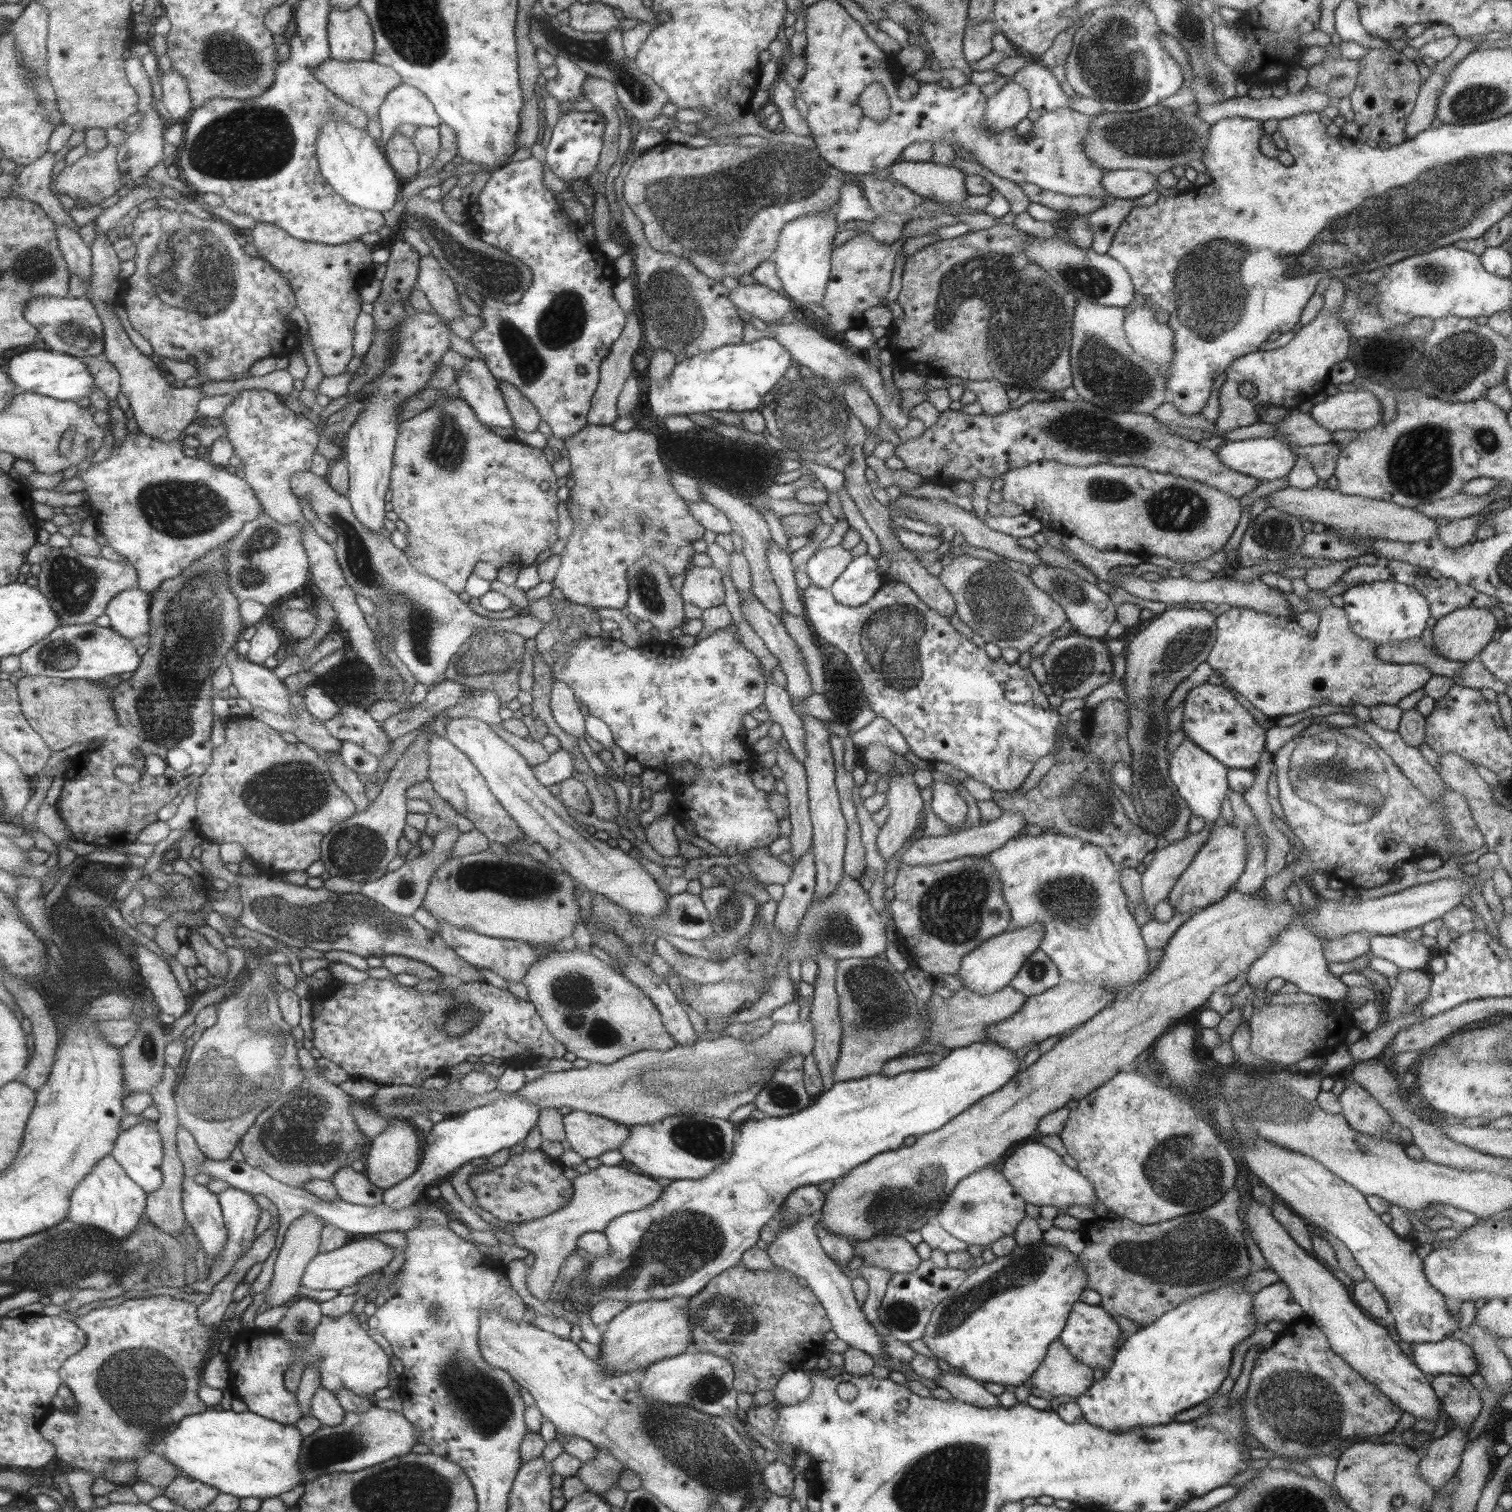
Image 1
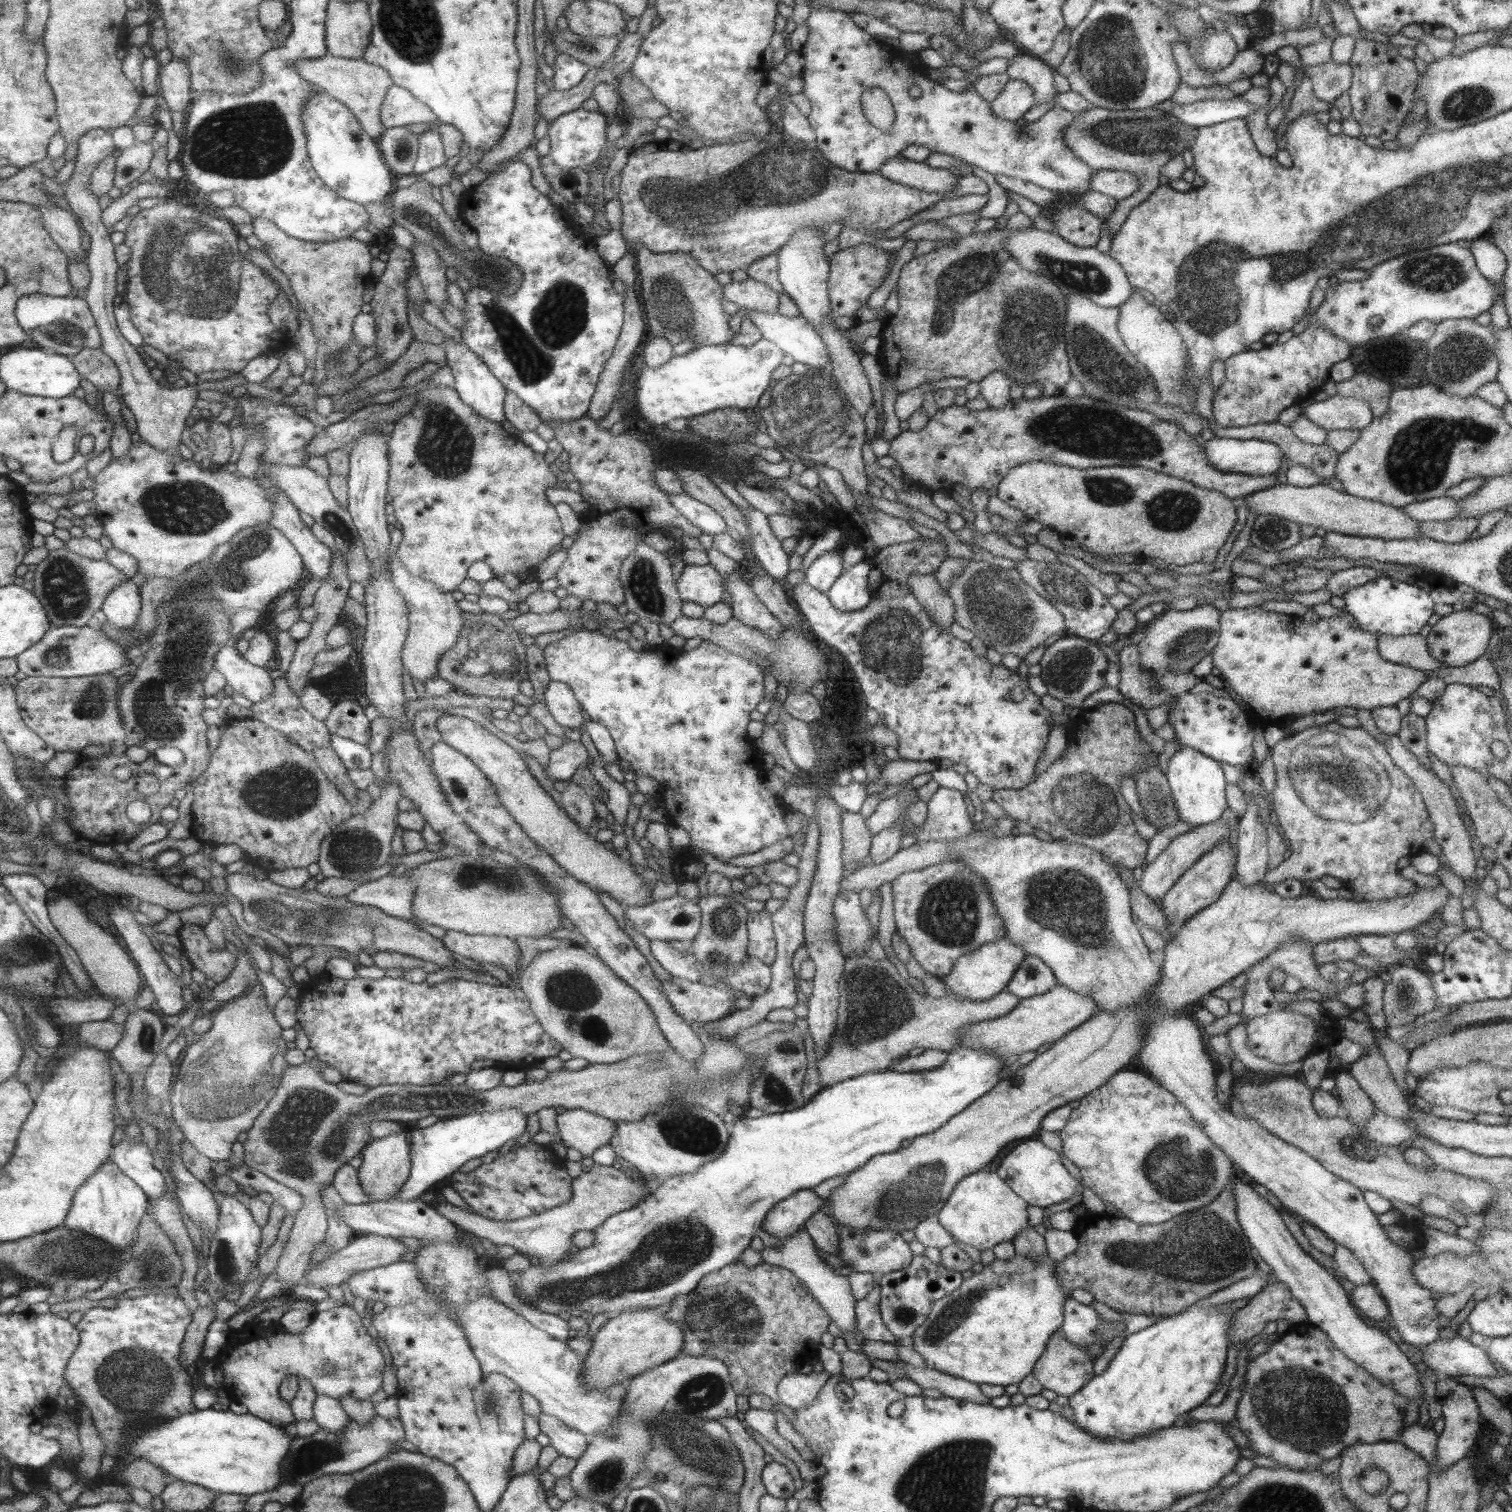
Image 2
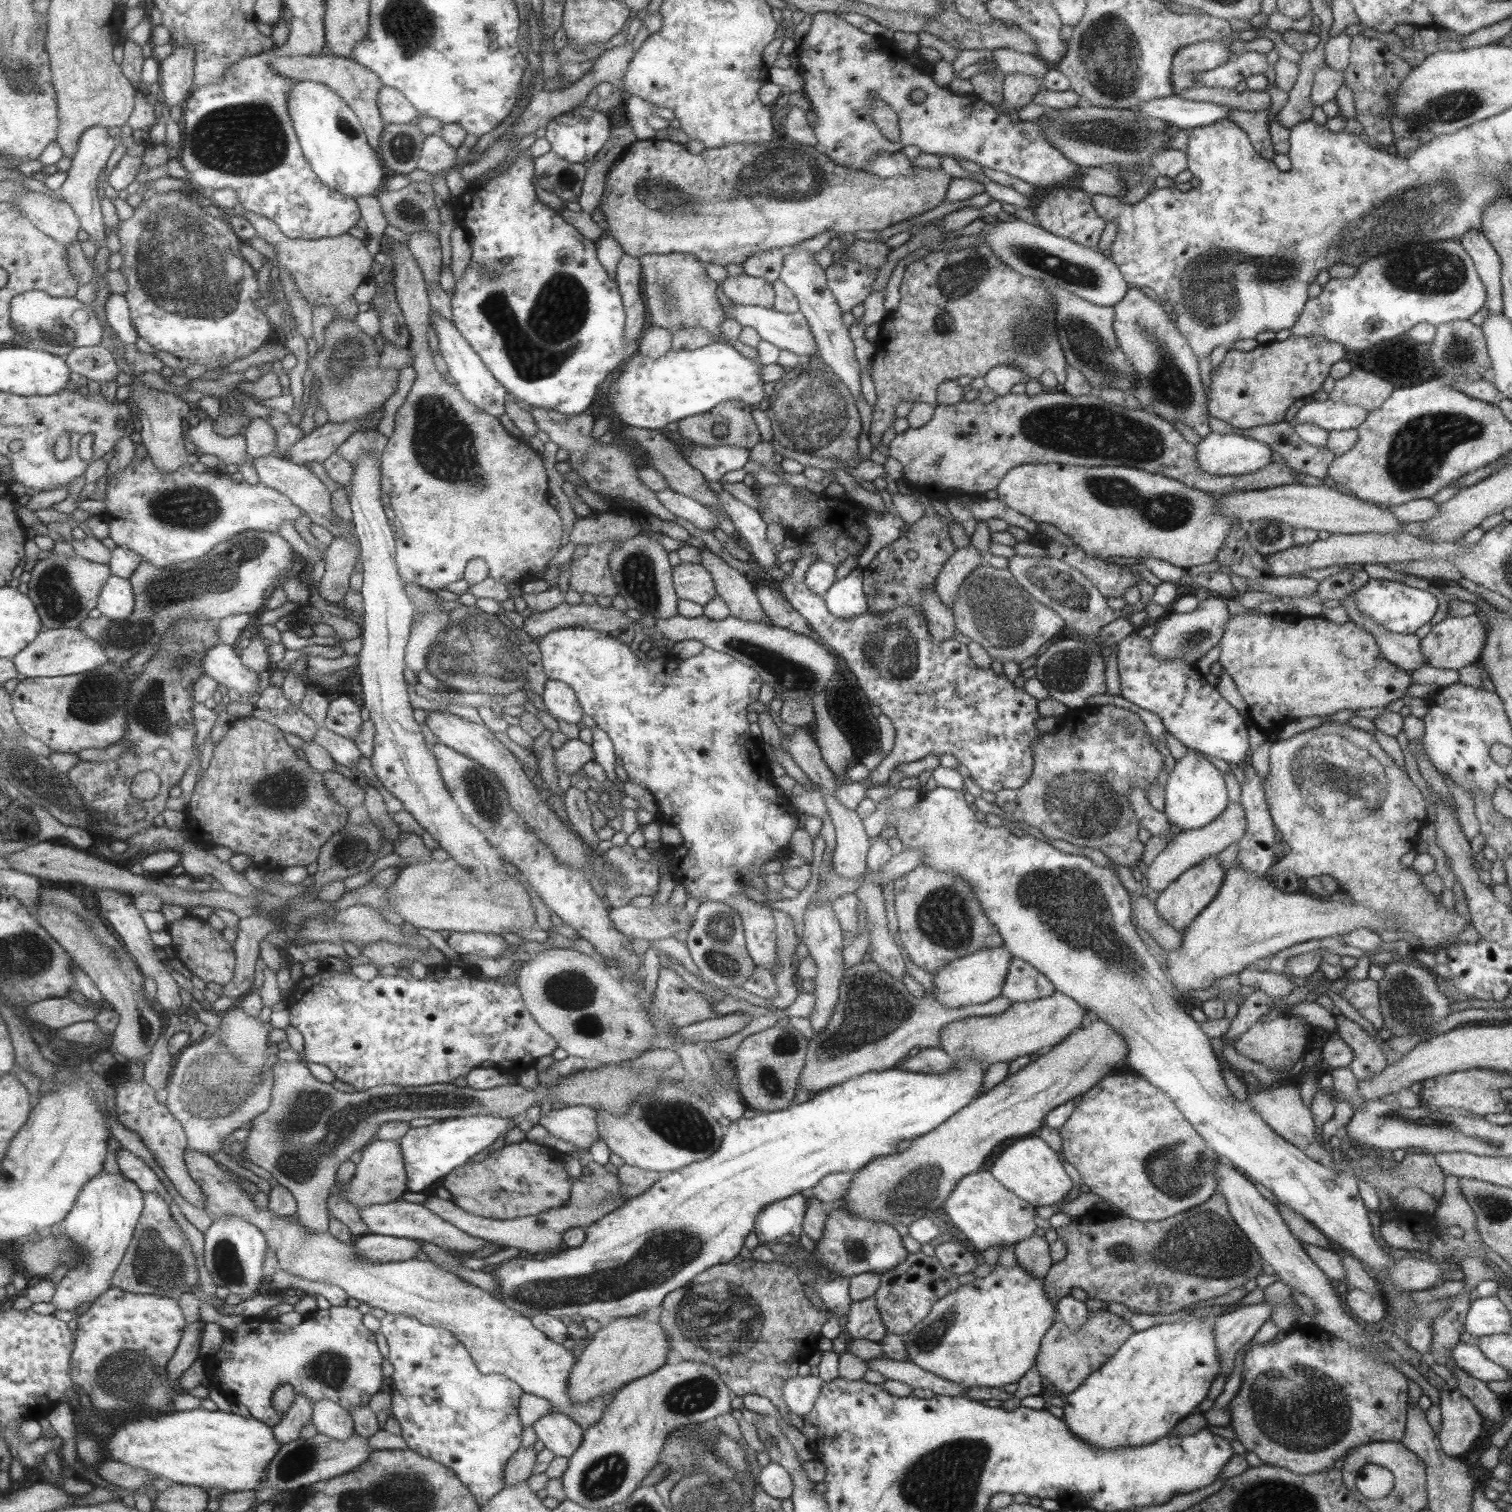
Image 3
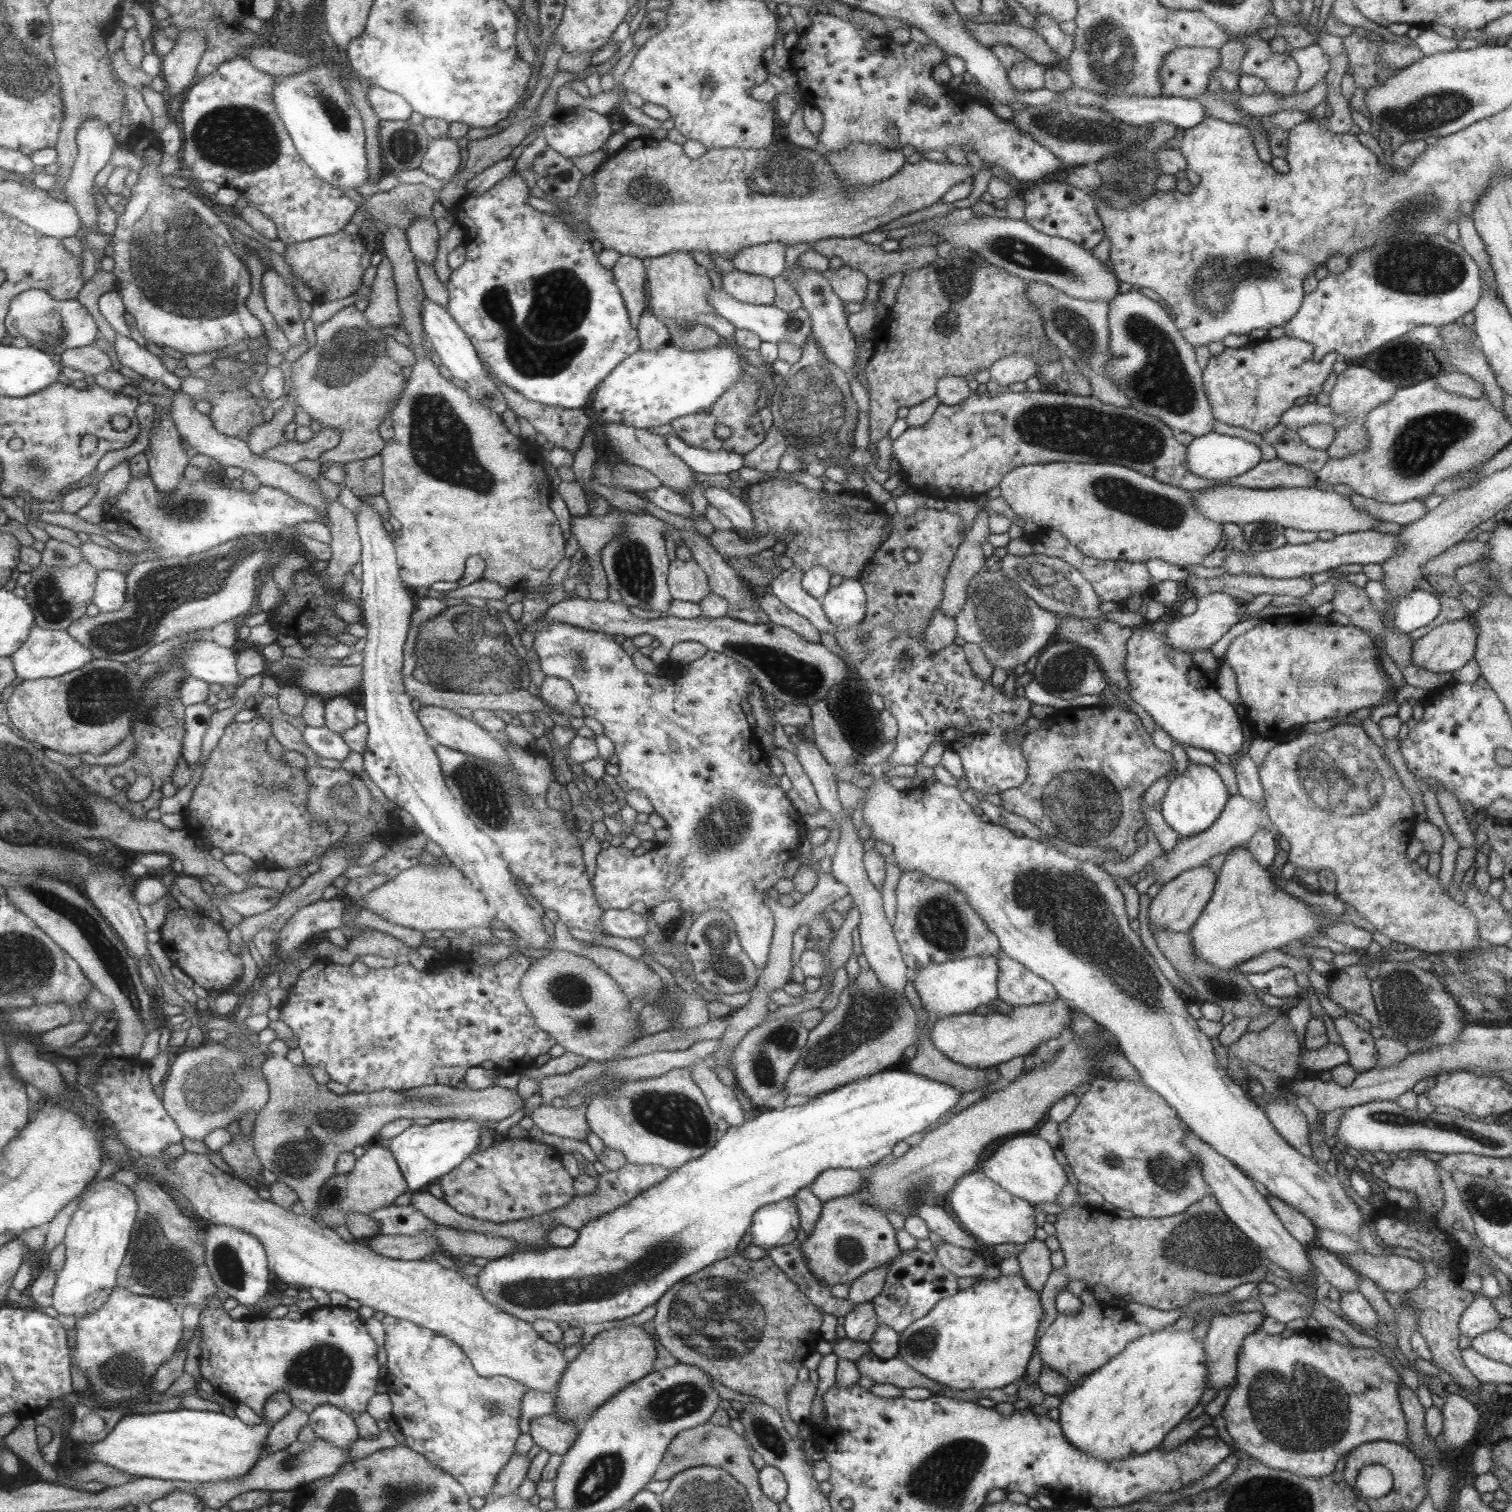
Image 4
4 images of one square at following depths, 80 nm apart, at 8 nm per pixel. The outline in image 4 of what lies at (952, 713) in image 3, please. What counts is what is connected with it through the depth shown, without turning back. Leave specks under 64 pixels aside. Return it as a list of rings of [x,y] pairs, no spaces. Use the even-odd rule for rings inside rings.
[[[796,566],[782,570],[771,579],[767,589],[773,596],[782,602],[795,614],[806,618],[818,631],[830,633],[835,640],[835,646],[847,653],[848,668],[852,669],[859,682],[865,686],[868,694],[877,694],[883,700],[883,708],[889,712],[896,721],[898,733],[896,734],[895,747],[883,763],[869,768],[869,774],[877,780],[886,778],[888,770],[897,765],[916,765],[920,762],[923,753],[929,750],[931,743],[943,743],[946,748],[953,749],[960,758],[967,786],[972,792],[986,794],[1000,794],[1011,788],[1022,786],[1027,777],[1027,765],[1024,756],[1021,756],[1020,745],[1015,747],[1005,745],[1003,739],[1007,732],[1013,732],[1021,728],[1025,720],[1029,718],[1029,708],[1032,704],[1025,698],[1018,698],[1013,694],[1007,698],[1001,692],[1001,688],[993,688],[991,680],[979,680],[973,675],[967,659],[965,659],[962,646],[951,644],[941,649],[935,655],[929,655],[923,645],[924,635],[911,637],[907,631],[895,633],[890,624],[878,624],[873,627],[871,633],[863,637],[863,641],[857,635],[858,624],[841,631],[828,621],[823,612],[819,599],[809,596],[800,585],[802,574]]]

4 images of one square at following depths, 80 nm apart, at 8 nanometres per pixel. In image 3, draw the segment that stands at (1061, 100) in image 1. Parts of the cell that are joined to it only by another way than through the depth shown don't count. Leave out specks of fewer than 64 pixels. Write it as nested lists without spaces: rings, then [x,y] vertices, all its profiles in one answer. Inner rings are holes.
[[[1010,48],[993,49],[992,58],[994,59],[994,64],[996,64],[996,70],[1004,75],[1018,72],[1026,75],[1035,75],[1040,78],[1040,81],[1052,66],[1039,56],[1020,53]]]

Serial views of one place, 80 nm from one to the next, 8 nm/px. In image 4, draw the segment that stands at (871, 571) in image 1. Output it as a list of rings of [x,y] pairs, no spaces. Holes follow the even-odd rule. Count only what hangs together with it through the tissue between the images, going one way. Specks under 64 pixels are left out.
[[[843,579],[819,600],[828,621],[841,631],[860,622],[866,613],[866,596],[858,579]]]

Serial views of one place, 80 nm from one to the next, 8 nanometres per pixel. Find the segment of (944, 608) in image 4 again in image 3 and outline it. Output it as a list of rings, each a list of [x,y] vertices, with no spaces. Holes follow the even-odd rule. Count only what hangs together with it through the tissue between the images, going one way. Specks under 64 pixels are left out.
[[[969,543],[964,548],[955,549],[950,559],[943,563],[935,579],[934,591],[947,608],[952,609],[962,580],[981,564],[979,554],[980,552]]]

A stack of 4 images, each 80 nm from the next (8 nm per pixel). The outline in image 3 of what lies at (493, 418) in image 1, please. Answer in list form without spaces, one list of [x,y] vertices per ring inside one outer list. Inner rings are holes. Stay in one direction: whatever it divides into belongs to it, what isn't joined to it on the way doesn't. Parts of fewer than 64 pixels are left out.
[[[436,309],[431,313],[431,322],[438,337],[439,351],[449,365],[450,376],[464,392],[465,398],[473,401],[473,404],[476,404],[479,408],[485,409],[485,412],[490,412],[493,416],[501,416],[504,413],[504,404],[509,394],[497,382],[497,377],[489,370],[481,355],[465,338],[460,328]]]

